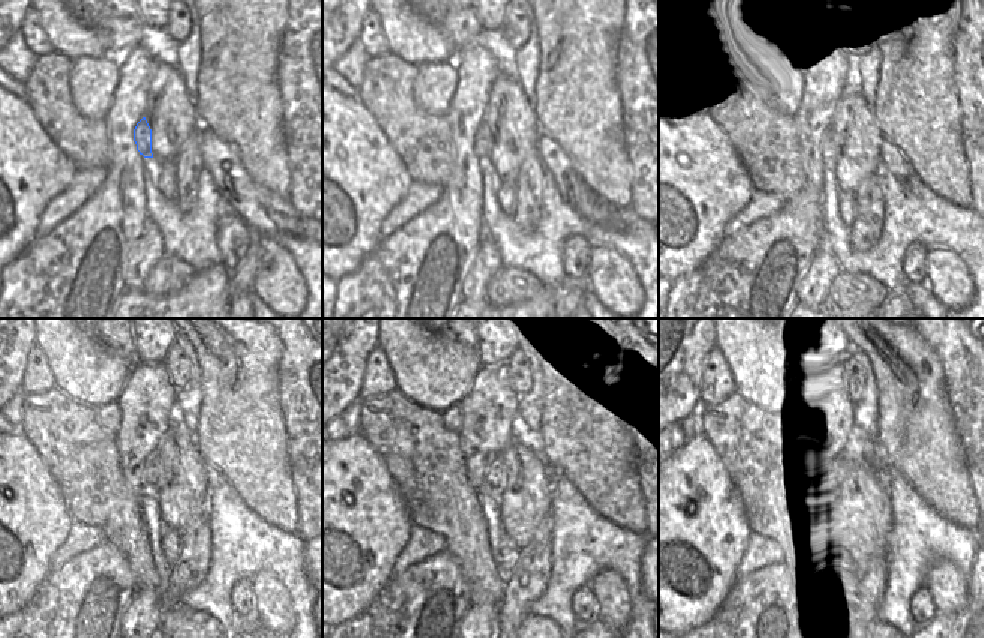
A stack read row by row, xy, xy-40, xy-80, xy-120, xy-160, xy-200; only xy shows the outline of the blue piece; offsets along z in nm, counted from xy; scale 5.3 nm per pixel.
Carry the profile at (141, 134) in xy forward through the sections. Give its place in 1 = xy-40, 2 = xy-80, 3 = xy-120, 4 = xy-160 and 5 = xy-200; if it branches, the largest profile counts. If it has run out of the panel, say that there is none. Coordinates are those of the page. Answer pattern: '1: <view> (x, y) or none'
1: xy-40 (482, 141)
2: xy-80 (825, 140)
3: xy-120 (153, 479)
4: xy-160 (494, 481)
5: xy-200 (831, 476)

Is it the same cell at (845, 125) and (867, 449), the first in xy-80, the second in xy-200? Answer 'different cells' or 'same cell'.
different cells

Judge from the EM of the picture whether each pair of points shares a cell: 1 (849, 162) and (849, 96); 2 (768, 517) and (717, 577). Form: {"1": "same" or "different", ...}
{"1": "same", "2": "different"}

